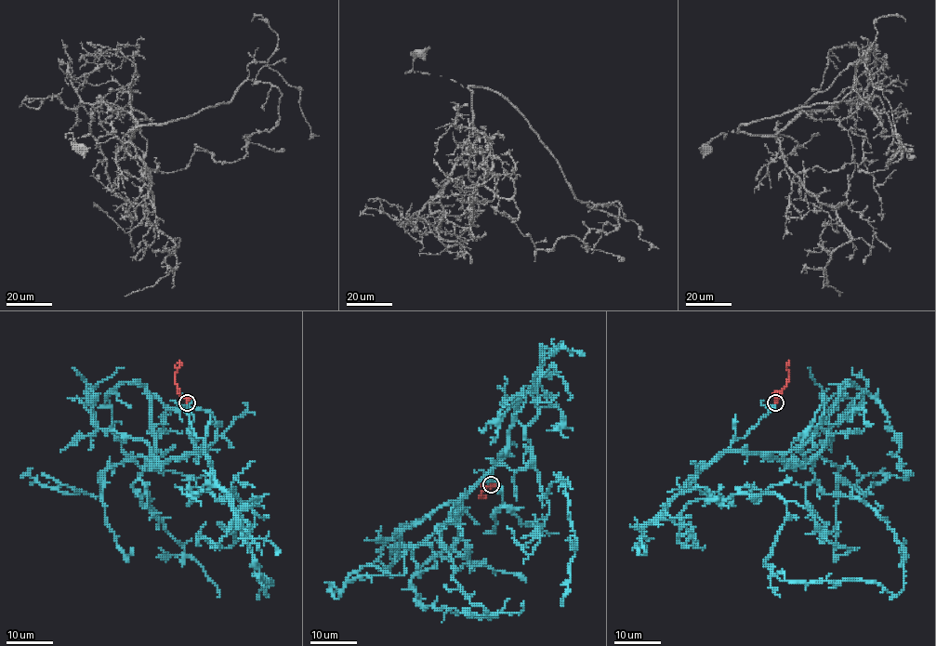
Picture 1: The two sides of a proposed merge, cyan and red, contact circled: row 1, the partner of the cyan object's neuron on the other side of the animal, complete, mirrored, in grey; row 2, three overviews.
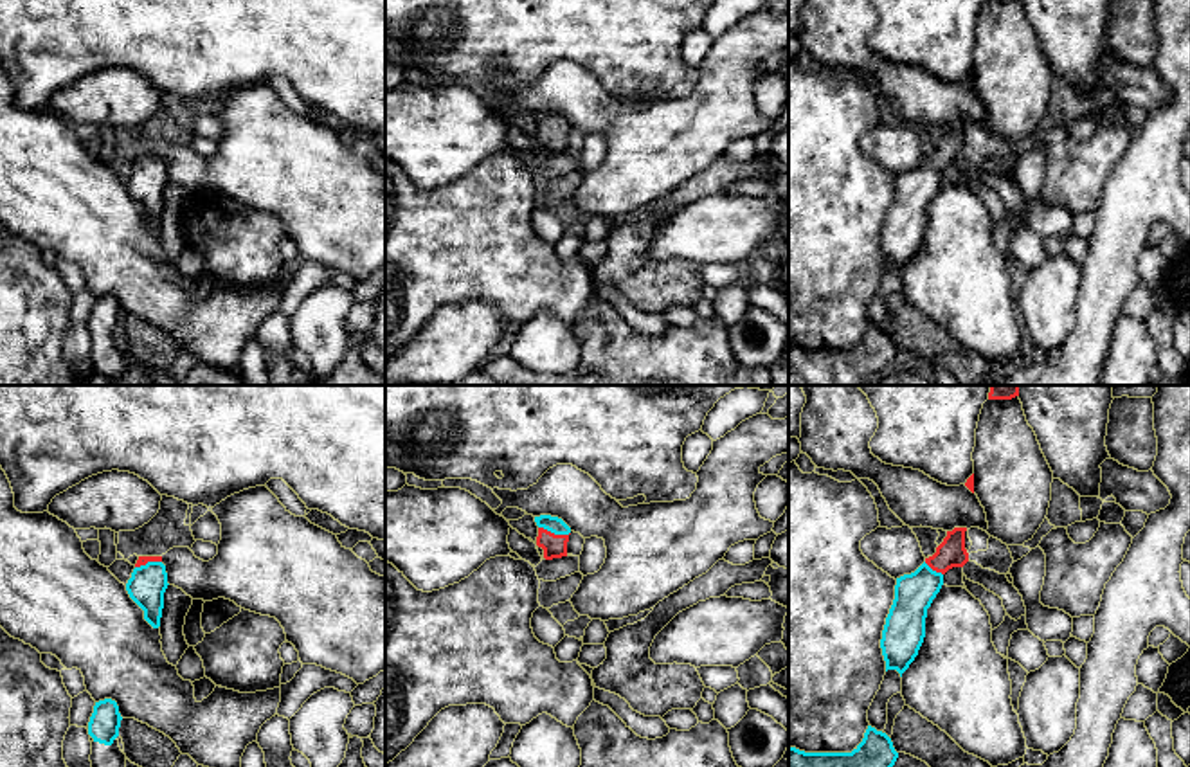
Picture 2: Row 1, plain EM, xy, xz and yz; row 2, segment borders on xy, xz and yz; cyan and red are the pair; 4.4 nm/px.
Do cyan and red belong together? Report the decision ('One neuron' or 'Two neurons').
One neuron

